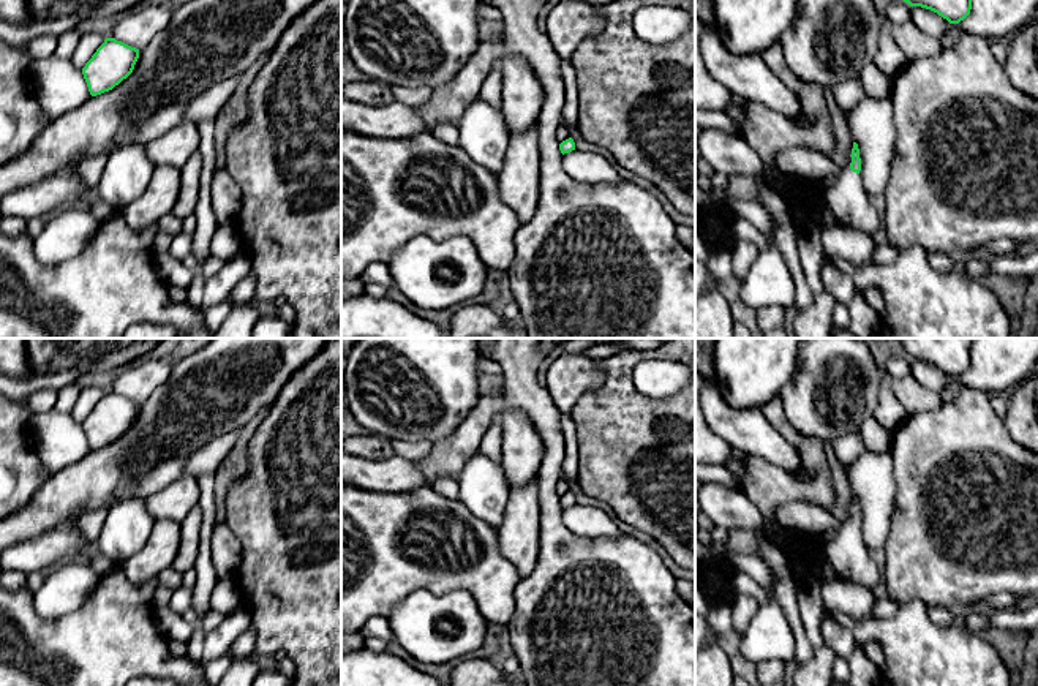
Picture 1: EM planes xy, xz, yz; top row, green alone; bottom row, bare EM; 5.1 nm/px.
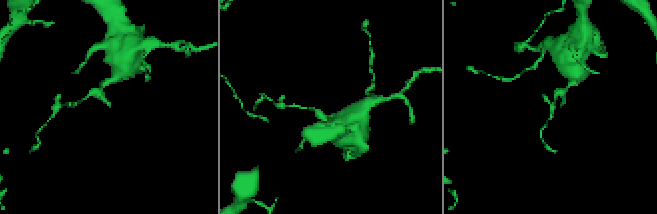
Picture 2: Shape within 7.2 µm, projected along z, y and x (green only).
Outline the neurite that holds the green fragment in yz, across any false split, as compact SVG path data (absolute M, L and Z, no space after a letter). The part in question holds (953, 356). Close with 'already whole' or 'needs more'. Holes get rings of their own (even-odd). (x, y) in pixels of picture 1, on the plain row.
M901 338L897 351L910 360L931 364L950 378L959 378L972 364L973 338Z; already whole

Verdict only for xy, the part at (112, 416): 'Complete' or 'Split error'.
Complete

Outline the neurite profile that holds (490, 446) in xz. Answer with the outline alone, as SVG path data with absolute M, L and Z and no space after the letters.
M499 420L493 422L480 441L479 454L482 454L482 455L488 457L491 462L501 465L502 436L504 436L504 428L502 428L501 422Z

